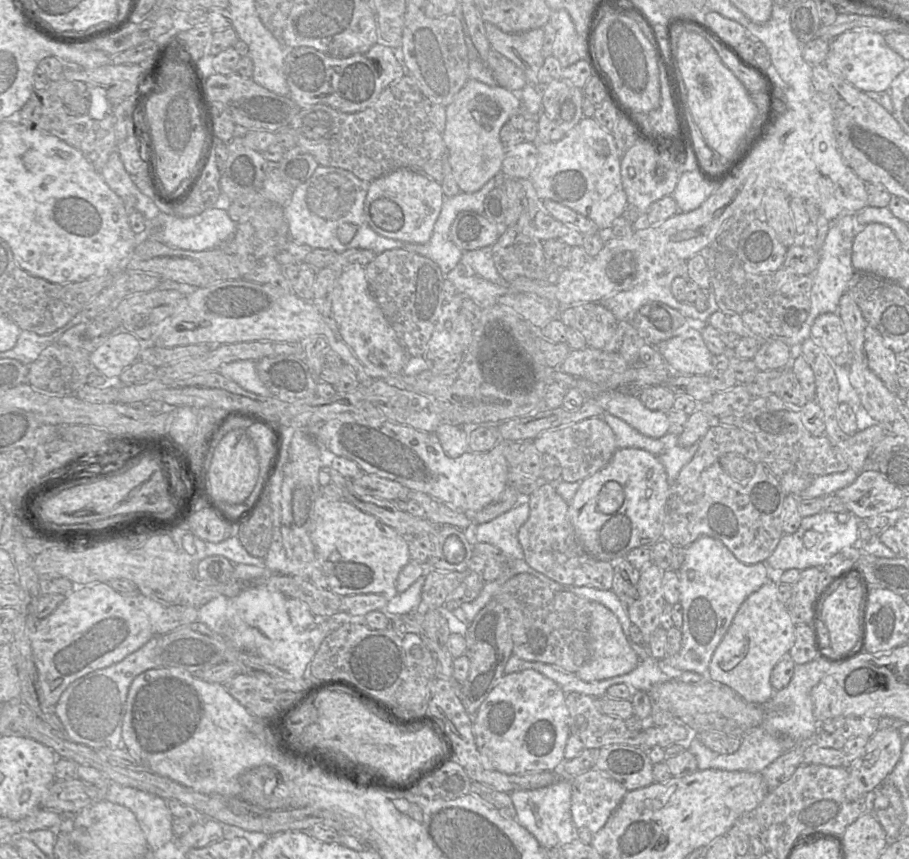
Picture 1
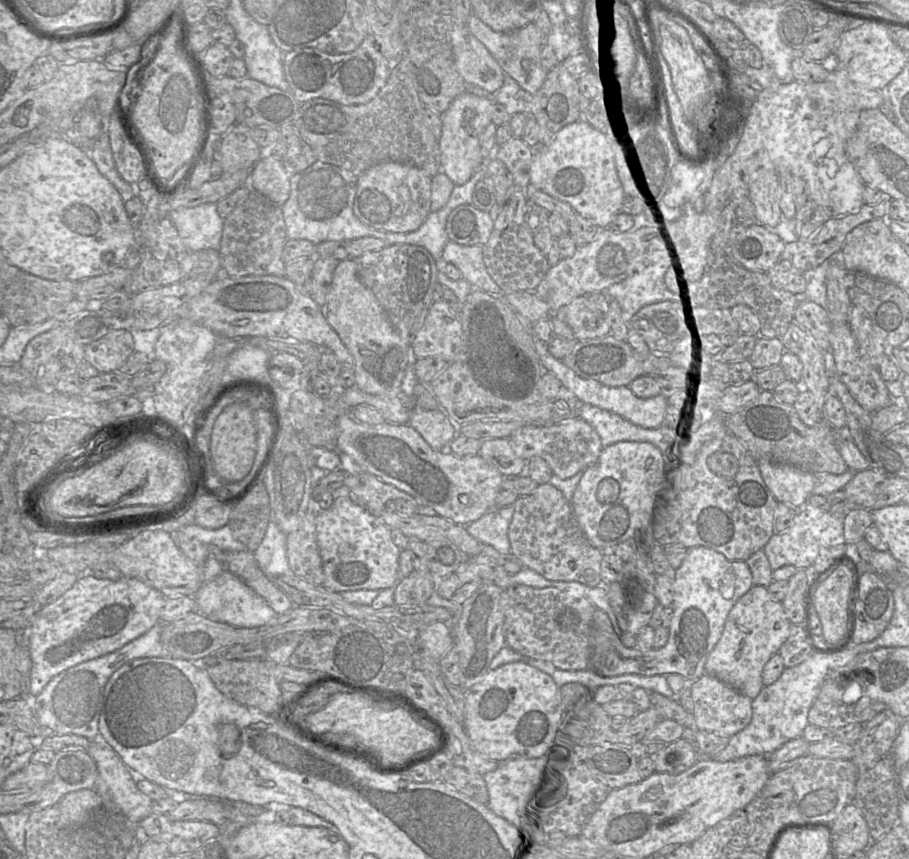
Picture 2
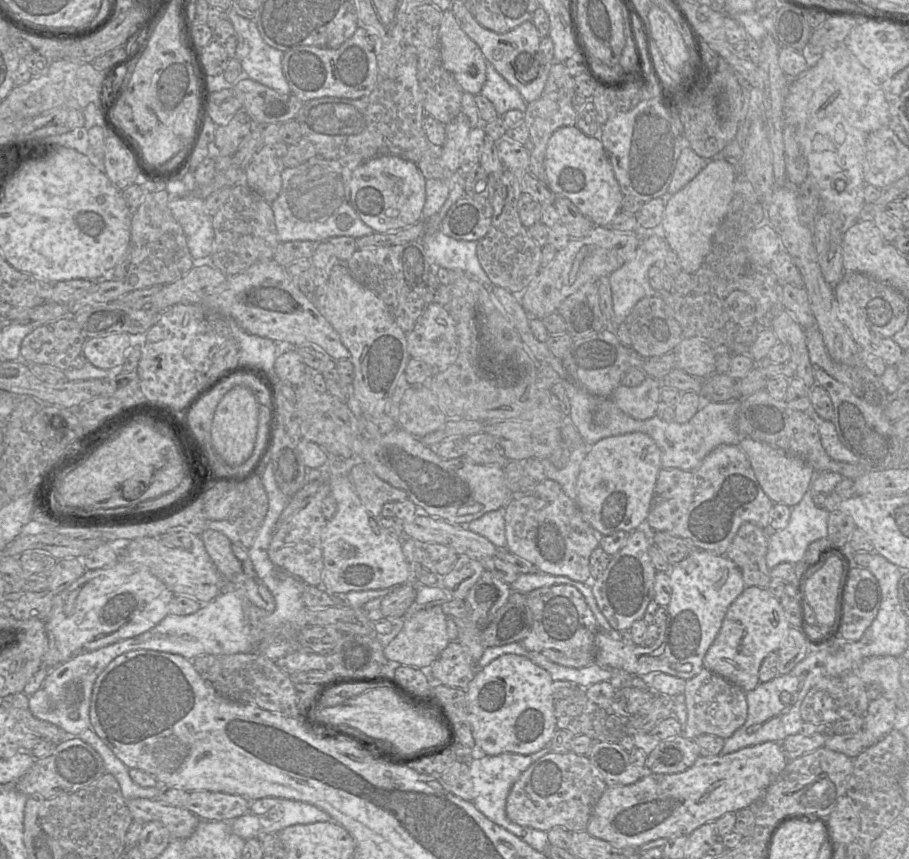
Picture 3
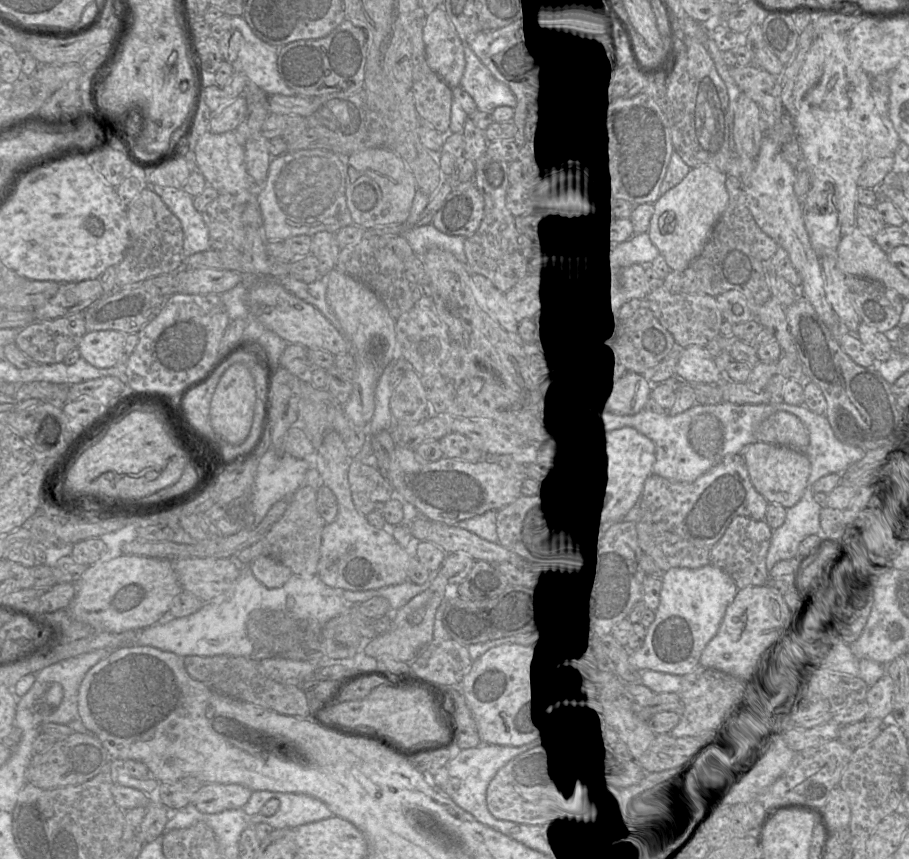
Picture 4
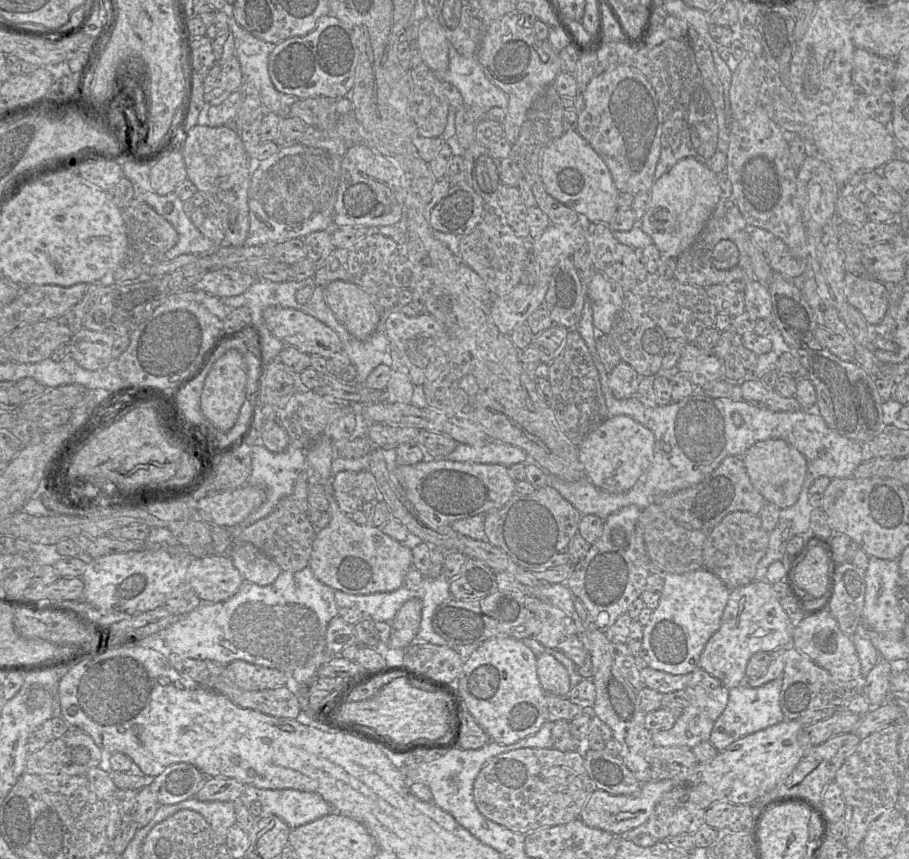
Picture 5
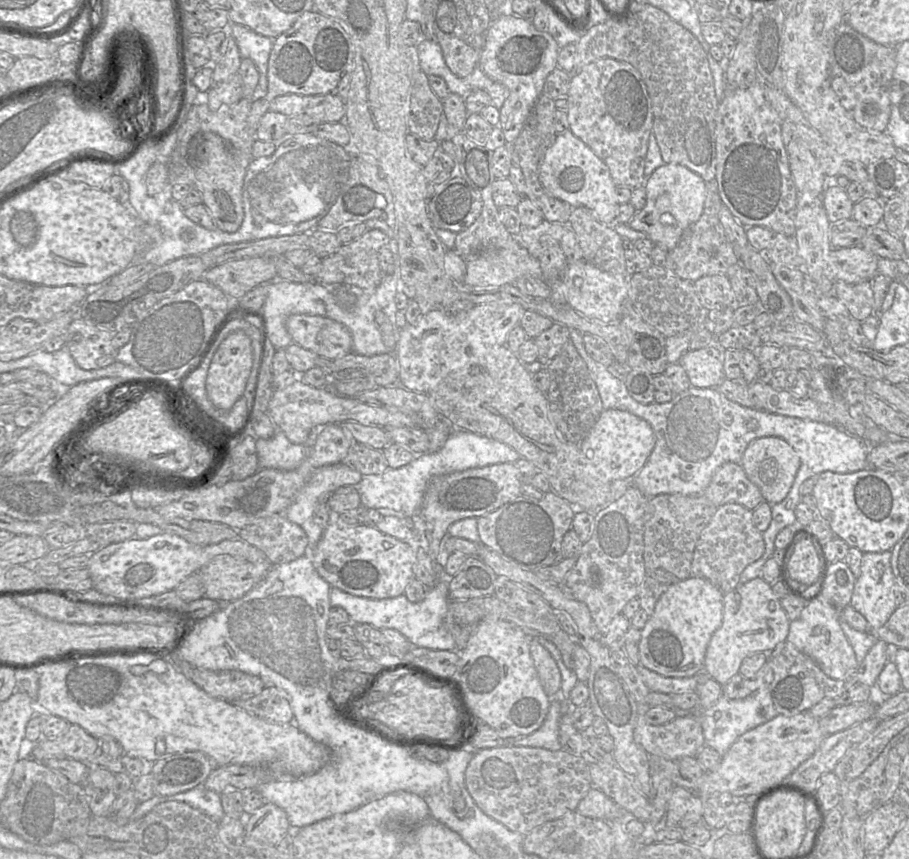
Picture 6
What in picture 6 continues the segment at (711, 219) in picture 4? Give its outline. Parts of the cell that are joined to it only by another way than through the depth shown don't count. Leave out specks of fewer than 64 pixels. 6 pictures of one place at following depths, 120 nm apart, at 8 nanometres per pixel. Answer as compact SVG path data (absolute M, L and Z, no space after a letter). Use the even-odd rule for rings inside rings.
M673 163L660 166L645 181L646 204L629 221L629 227L646 233L654 244L672 250L683 232L701 217L706 200L705 184L701 176L685 166Z

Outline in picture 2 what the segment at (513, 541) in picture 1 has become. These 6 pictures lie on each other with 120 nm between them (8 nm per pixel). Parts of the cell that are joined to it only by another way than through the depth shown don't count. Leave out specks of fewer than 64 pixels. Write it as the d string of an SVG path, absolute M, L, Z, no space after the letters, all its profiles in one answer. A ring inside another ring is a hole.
M513 505L494 509L478 520L467 524L465 529L480 543L490 545L502 554L510 554L508 530L513 513Z

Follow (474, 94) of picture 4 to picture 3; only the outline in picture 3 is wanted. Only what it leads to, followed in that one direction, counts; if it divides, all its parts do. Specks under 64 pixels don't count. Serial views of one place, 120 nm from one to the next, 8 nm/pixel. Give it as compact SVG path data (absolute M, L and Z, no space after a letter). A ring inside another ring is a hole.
M488 61L486 80L480 94L493 103L500 117L510 110L519 110L524 113L528 105L520 92L509 84Z

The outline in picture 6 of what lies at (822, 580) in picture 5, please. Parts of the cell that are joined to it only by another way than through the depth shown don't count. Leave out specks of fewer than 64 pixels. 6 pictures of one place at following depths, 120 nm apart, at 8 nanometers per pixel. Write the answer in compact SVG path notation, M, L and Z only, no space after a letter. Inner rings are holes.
M798 531L796 533L791 545L786 551L785 559L786 570L790 578L806 586L813 585L815 582L819 586L822 577L822 560L819 559L814 542L804 537L804 531Z

